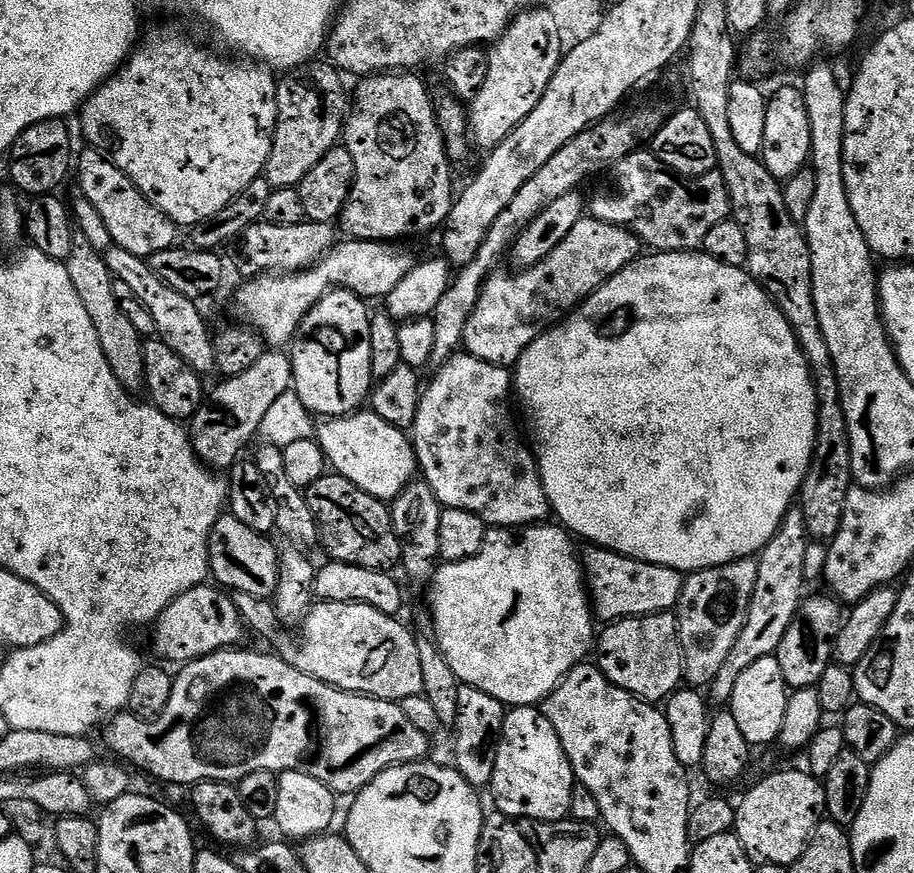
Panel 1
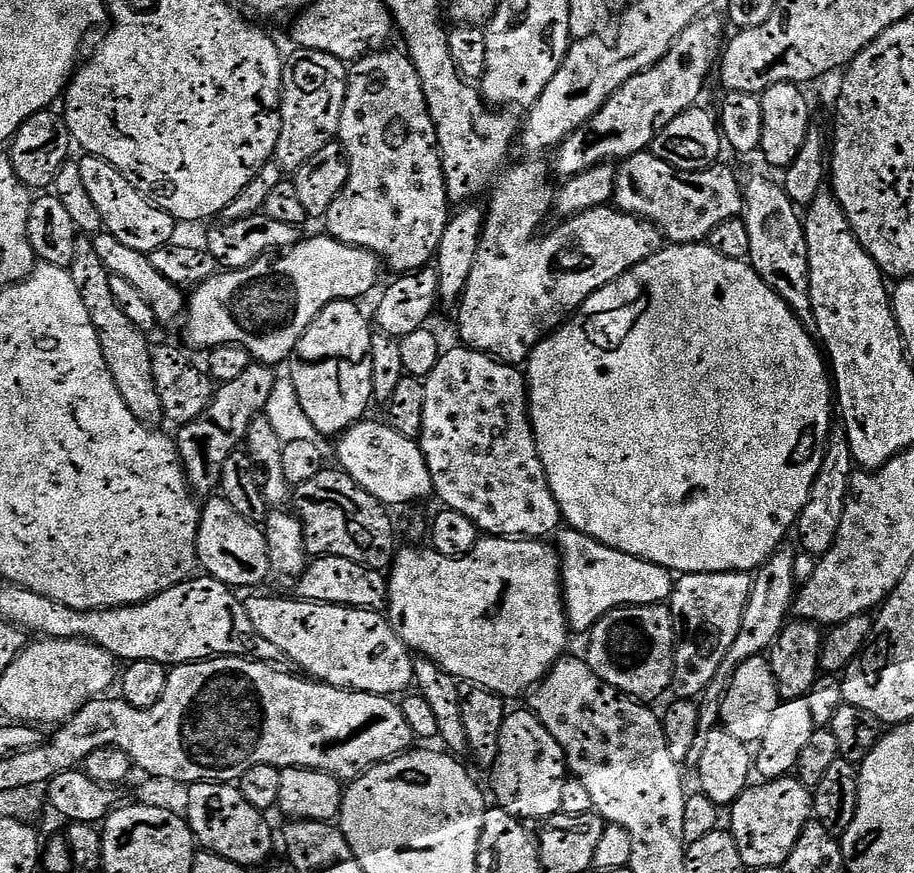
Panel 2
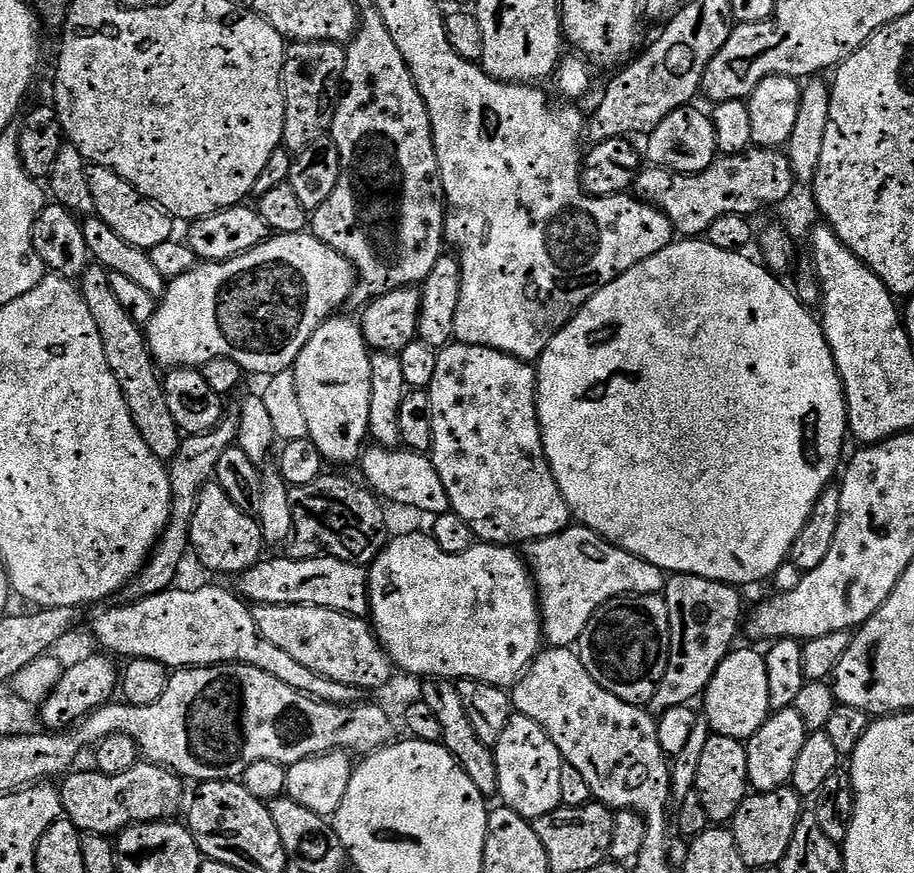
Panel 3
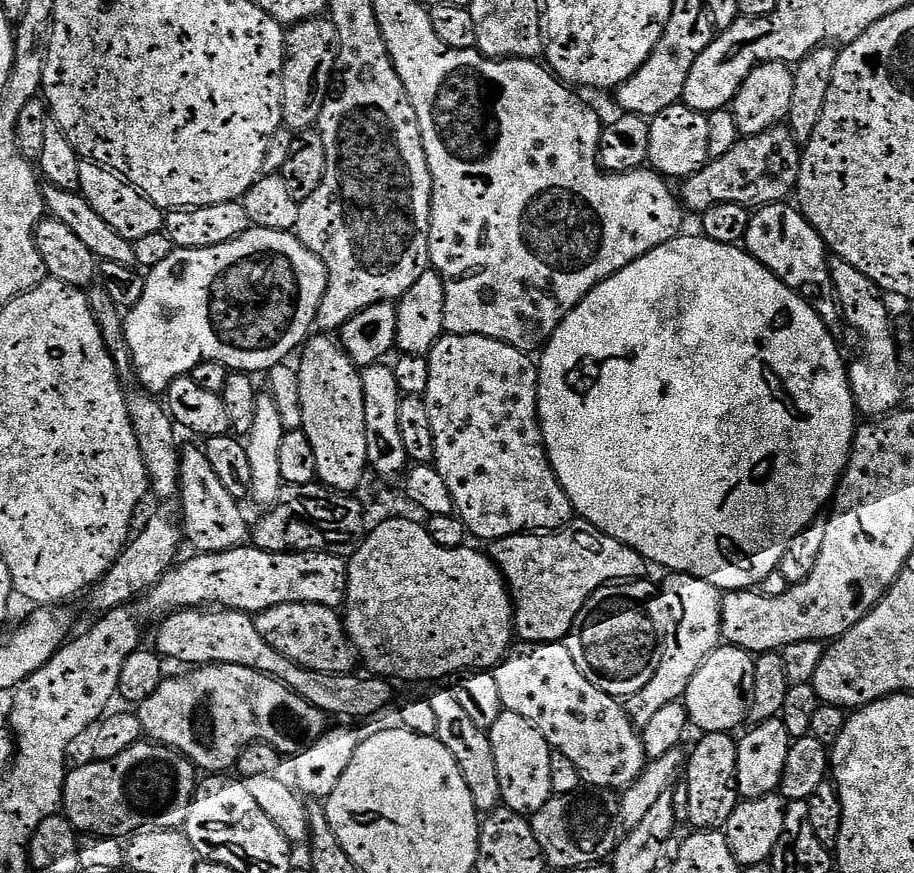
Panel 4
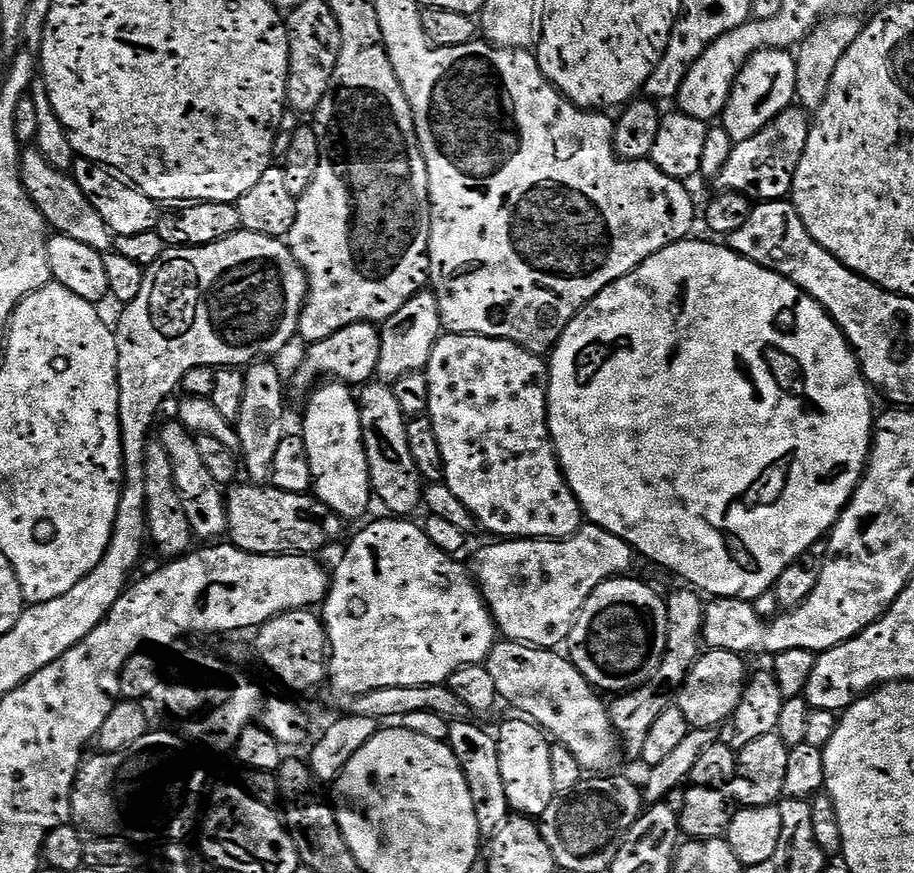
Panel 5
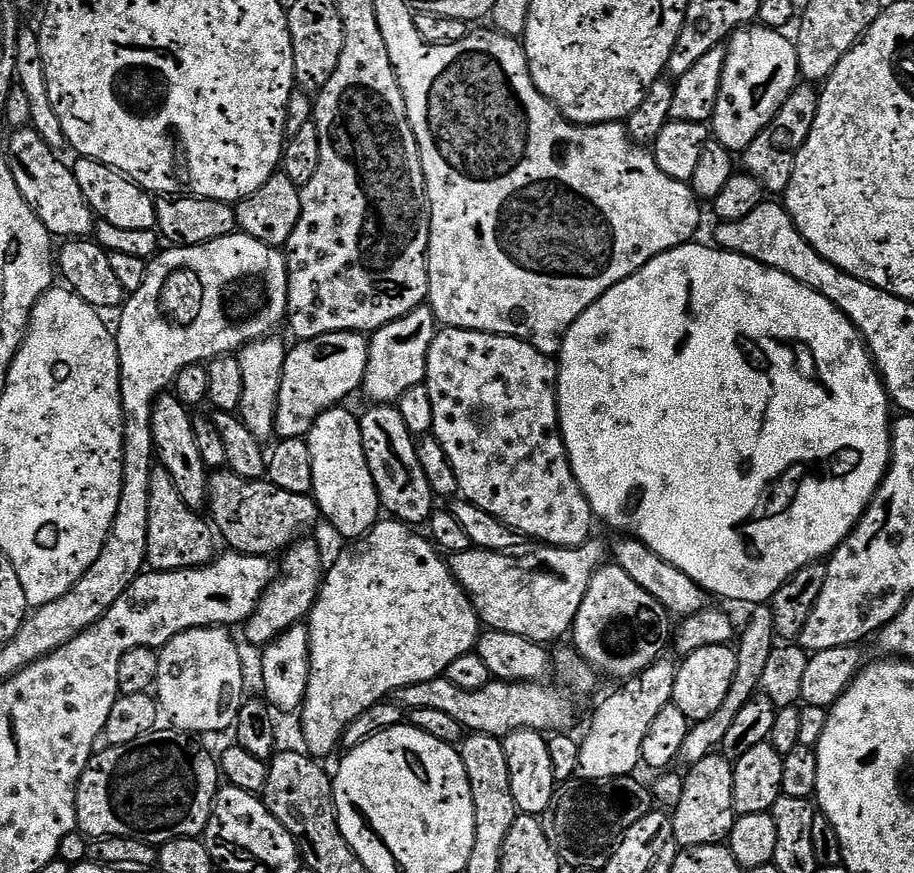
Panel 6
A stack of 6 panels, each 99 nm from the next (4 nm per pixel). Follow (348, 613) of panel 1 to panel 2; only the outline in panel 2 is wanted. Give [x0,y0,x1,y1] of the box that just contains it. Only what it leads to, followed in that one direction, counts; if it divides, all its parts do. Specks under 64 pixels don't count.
[246,594,414,698]

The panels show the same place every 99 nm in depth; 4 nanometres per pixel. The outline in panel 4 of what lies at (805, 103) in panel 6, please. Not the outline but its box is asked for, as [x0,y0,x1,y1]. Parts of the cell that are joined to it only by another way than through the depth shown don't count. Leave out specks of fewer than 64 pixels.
[683,126,802,214]

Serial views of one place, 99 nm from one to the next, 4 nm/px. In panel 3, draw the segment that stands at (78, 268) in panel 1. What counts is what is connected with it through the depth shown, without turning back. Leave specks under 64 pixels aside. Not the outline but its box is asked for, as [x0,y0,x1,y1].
[78,266,182,462]

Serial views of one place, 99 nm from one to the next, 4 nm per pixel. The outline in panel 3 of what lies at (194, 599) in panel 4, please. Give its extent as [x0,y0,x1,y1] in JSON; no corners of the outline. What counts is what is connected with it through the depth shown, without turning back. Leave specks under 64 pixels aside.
[238,556,369,618]

